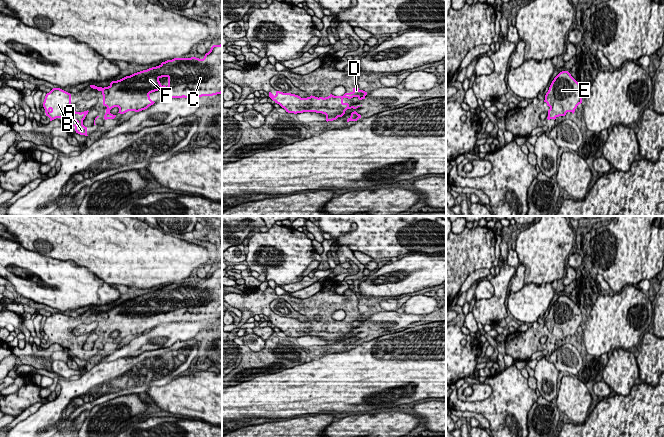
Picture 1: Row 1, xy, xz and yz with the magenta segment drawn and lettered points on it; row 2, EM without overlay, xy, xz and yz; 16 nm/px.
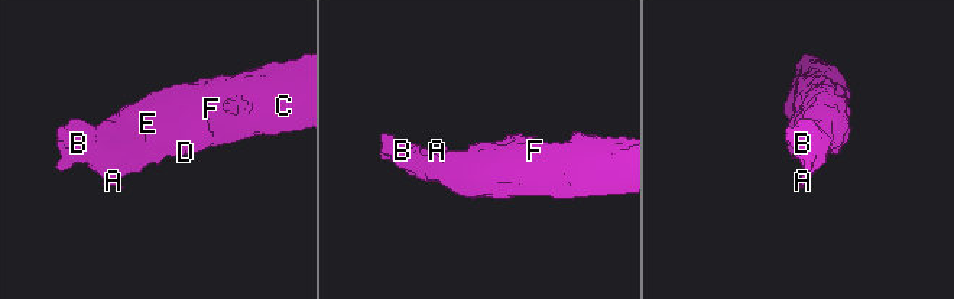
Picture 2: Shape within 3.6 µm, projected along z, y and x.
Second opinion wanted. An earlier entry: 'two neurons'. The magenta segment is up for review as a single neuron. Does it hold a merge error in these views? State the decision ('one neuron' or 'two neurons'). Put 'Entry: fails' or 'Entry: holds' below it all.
one neuron
Entry: fails

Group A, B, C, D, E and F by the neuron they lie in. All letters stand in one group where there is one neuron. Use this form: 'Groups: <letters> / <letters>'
Groups: A B C D E F

